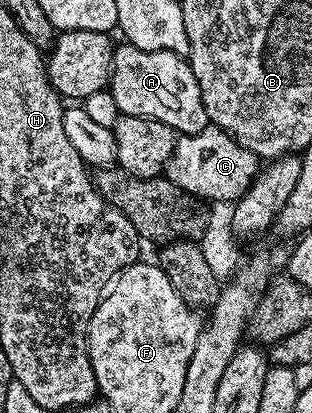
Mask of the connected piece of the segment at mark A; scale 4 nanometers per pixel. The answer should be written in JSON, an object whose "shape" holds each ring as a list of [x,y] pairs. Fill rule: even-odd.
{"shape":[[[130,44],[115,46],[115,59],[111,61],[111,80],[109,89],[117,104],[120,115],[152,118],[165,124],[176,135],[186,136],[205,130],[208,126],[204,100],[201,98],[197,76],[193,76],[190,61],[184,55],[165,52],[164,50],[139,50]]]}

